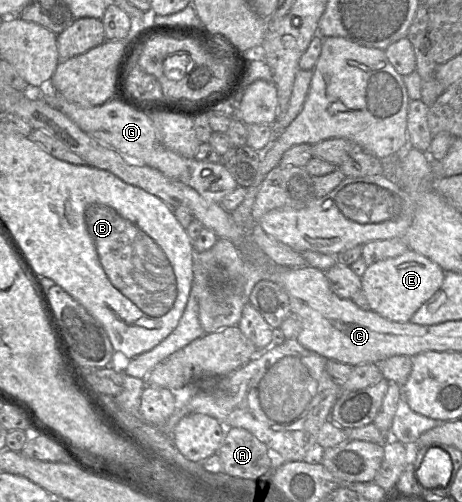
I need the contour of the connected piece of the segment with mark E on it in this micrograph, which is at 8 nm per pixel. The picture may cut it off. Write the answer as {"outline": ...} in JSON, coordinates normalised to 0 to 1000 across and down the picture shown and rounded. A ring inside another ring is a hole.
{"outline":[[[885,496],[877,504],[794,530],[781,550],[784,576],[805,620],[853,641],[883,641],[894,625],[955,572],[963,540],[918,508]]]}

